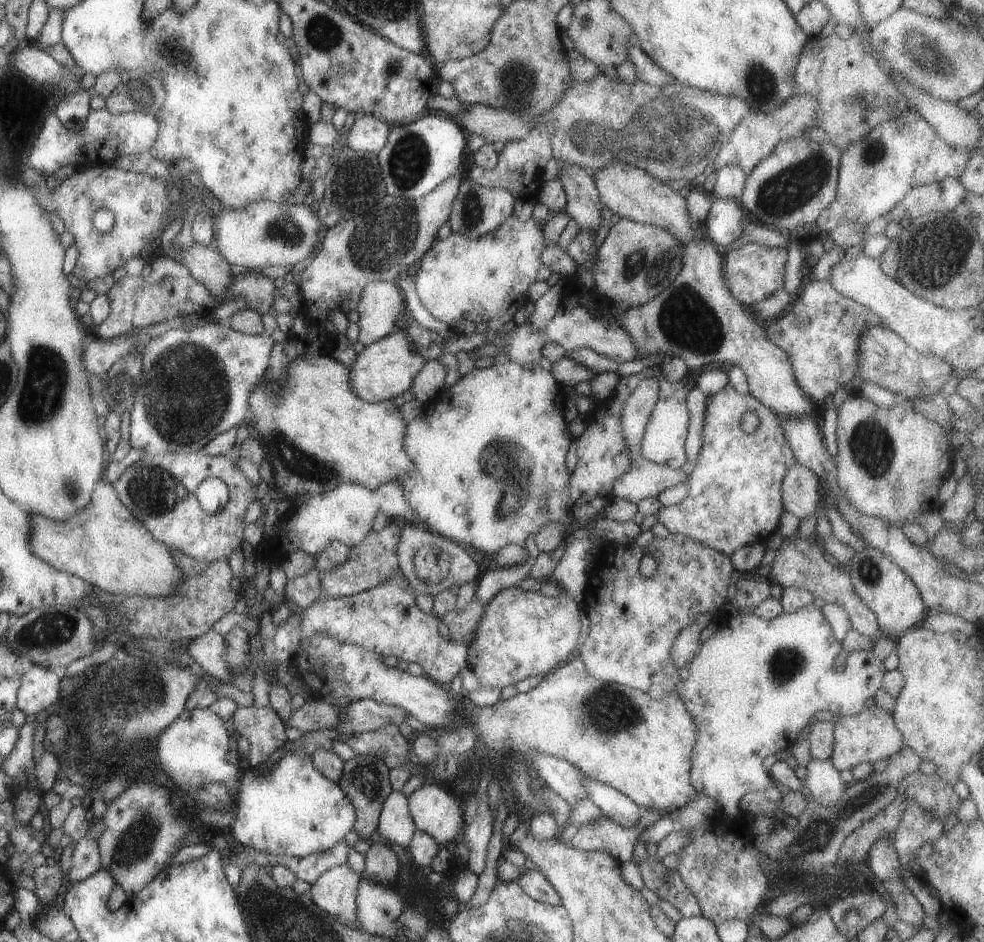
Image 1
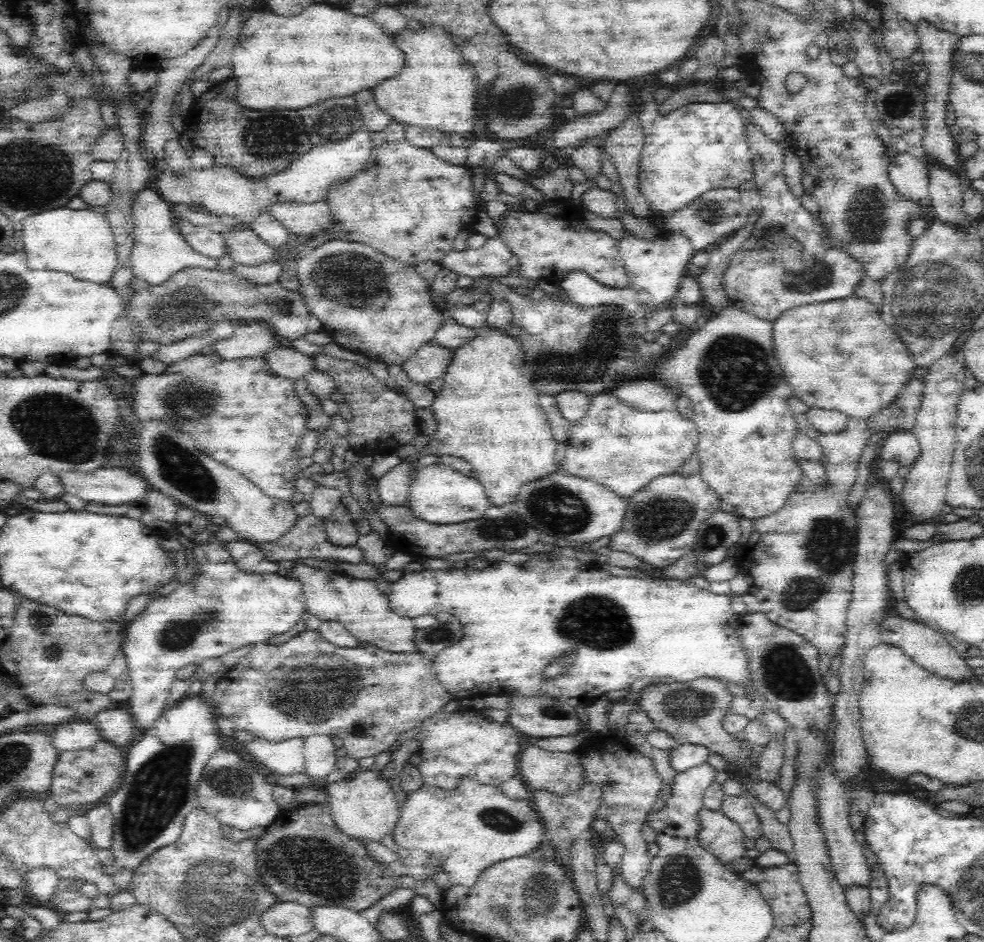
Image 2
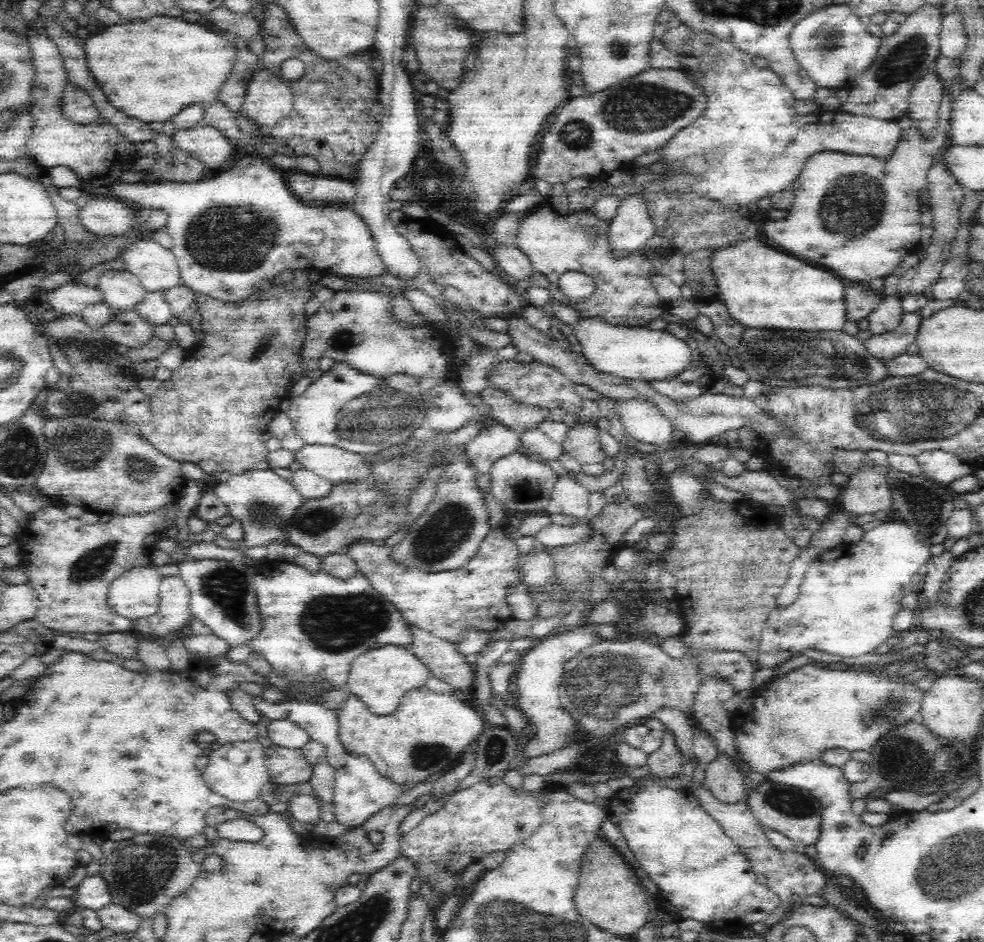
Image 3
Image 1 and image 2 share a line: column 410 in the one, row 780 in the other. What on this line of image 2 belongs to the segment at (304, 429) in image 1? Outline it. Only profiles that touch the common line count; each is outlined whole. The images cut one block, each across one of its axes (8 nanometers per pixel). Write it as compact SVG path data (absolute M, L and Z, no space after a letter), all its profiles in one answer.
M462 779L456 794L442 792L436 787L426 787L426 785L422 785L413 793L405 800L404 807L399 812L398 822L392 831L393 847L421 848L431 856L439 855L442 868L430 878L442 893L453 886L474 886L487 868L503 860L538 853L539 846L546 838L543 822L533 808L533 804L528 800L510 799L500 787L482 785L472 779Z

